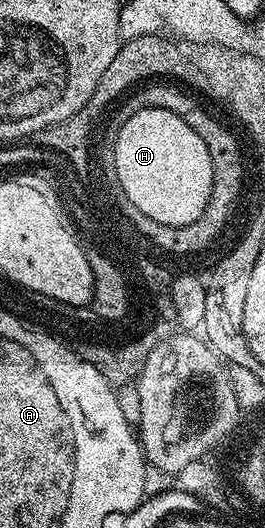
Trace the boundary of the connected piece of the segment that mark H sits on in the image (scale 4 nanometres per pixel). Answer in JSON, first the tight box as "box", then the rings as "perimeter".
{"box":[115,110,213,227],"perimeter":[[[141,110],[126,122],[121,122],[115,144],[115,170],[124,185],[127,200],[159,224],[192,227],[200,218],[213,191],[213,165],[207,156],[207,144],[199,140],[184,119],[169,111]]]}

